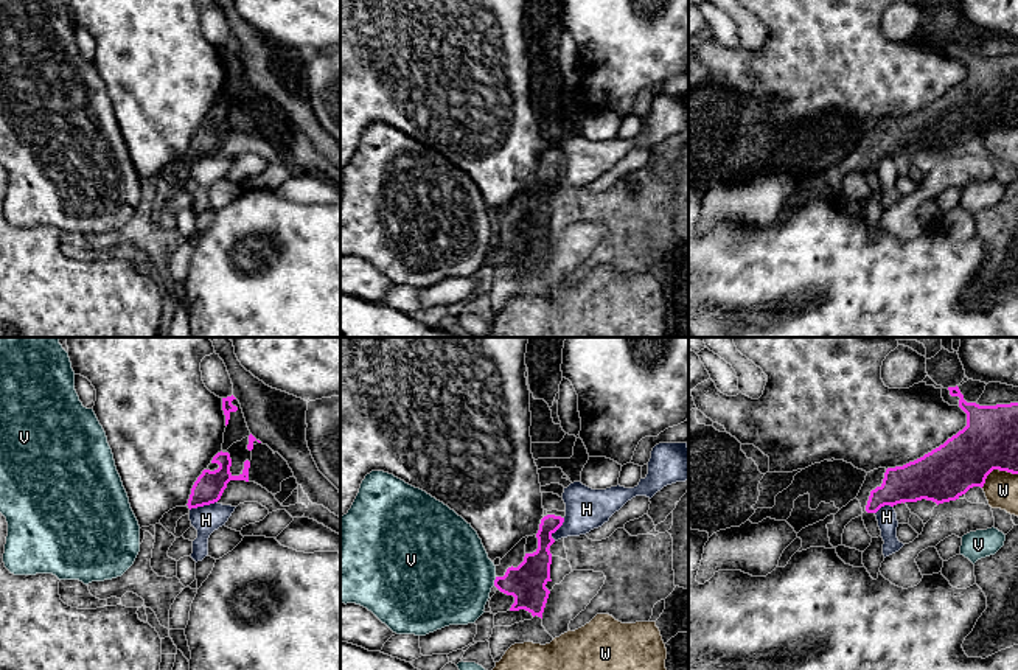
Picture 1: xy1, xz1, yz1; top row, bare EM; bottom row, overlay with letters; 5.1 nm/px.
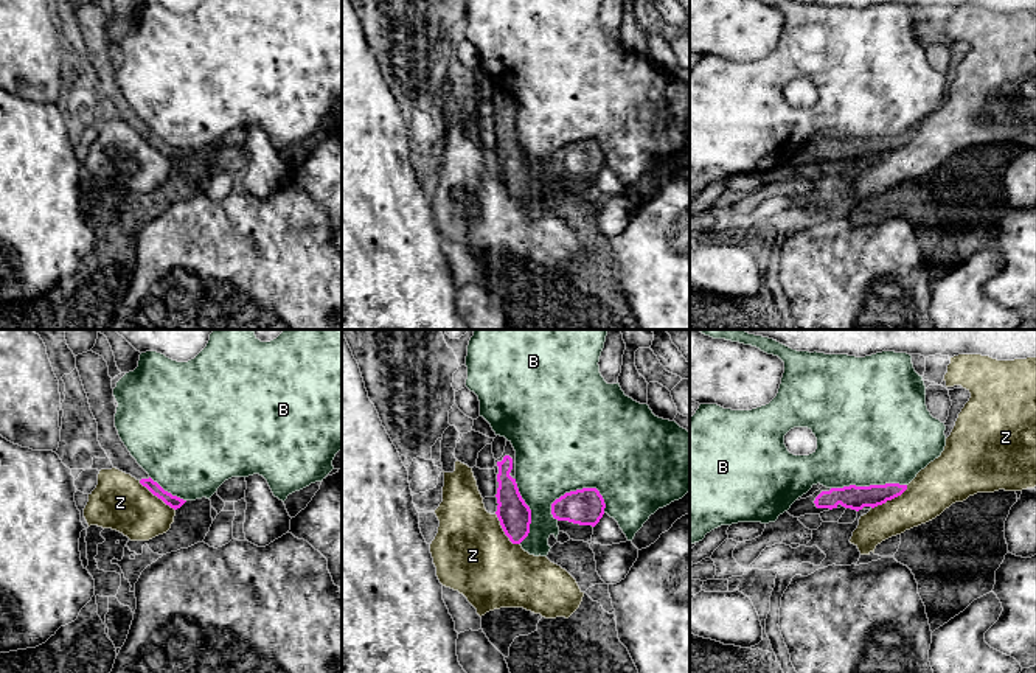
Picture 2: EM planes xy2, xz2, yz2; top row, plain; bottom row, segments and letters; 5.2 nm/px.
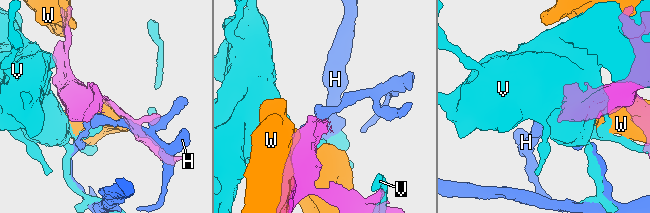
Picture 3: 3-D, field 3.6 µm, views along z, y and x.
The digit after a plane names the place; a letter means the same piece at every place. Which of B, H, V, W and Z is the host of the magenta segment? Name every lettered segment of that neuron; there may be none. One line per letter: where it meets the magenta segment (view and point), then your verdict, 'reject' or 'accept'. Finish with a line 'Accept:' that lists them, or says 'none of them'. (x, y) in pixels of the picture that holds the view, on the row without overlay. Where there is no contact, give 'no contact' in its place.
B: xz2 (577, 142) | reject
H: xy1 (202, 157) | reject
V: xz1 (495, 233) | reject
W: yz1 (997, 120) | reject
Z: yz2 (890, 151) | reject
Accept: none of them

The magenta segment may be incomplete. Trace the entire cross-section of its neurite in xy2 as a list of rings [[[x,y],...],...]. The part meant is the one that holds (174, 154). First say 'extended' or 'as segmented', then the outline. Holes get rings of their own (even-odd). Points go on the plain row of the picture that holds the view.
as segmented; [[[151,129],[149,131],[141,131],[140,135],[146,138],[154,148],[162,151],[166,157],[171,160],[177,162],[180,160],[186,152],[172,148],[171,145],[165,143],[157,134],[154,134]]]

